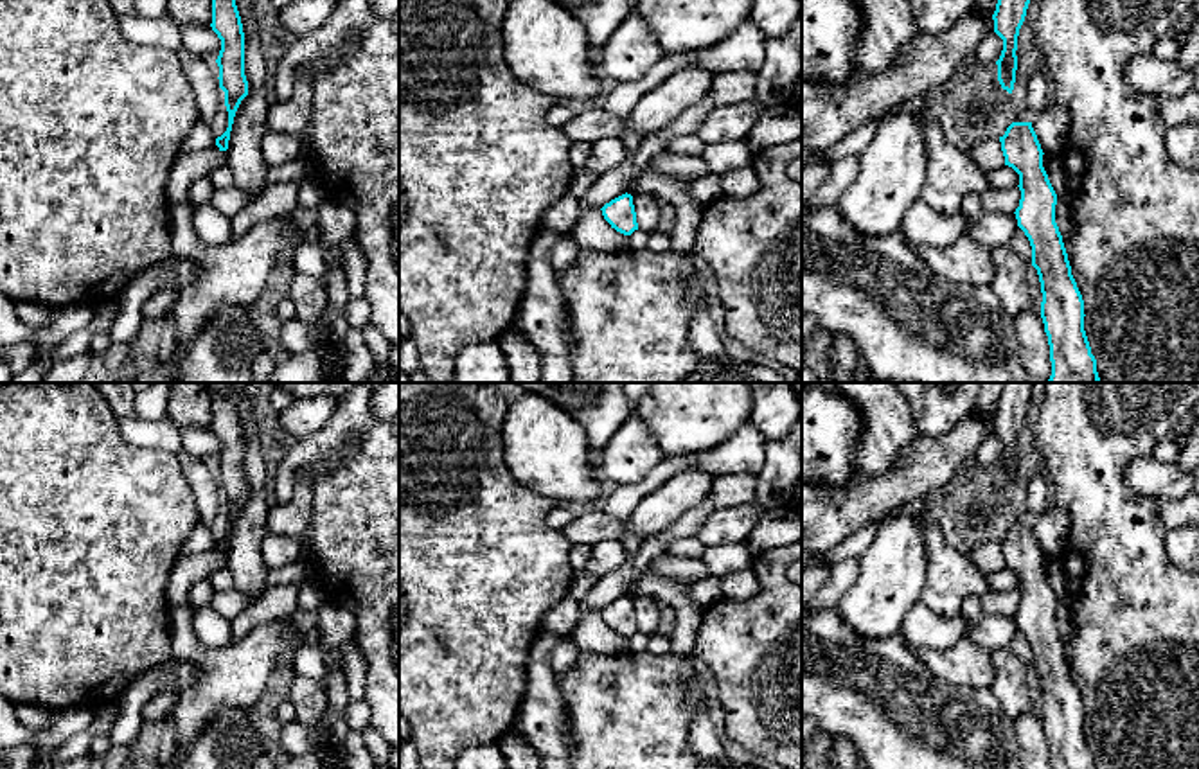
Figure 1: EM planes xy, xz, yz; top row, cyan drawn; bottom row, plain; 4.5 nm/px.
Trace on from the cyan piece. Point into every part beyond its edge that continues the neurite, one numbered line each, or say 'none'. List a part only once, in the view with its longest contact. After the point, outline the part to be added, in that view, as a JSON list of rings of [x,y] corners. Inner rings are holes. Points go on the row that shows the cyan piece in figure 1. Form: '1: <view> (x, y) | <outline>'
none

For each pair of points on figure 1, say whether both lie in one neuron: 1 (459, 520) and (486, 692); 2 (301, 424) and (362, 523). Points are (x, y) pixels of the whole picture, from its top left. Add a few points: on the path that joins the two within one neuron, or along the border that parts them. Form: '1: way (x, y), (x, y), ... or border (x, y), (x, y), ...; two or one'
1: way (459, 563), (459, 649); one
2: border (337, 403), (331, 415), (317, 430), (295, 439); two

